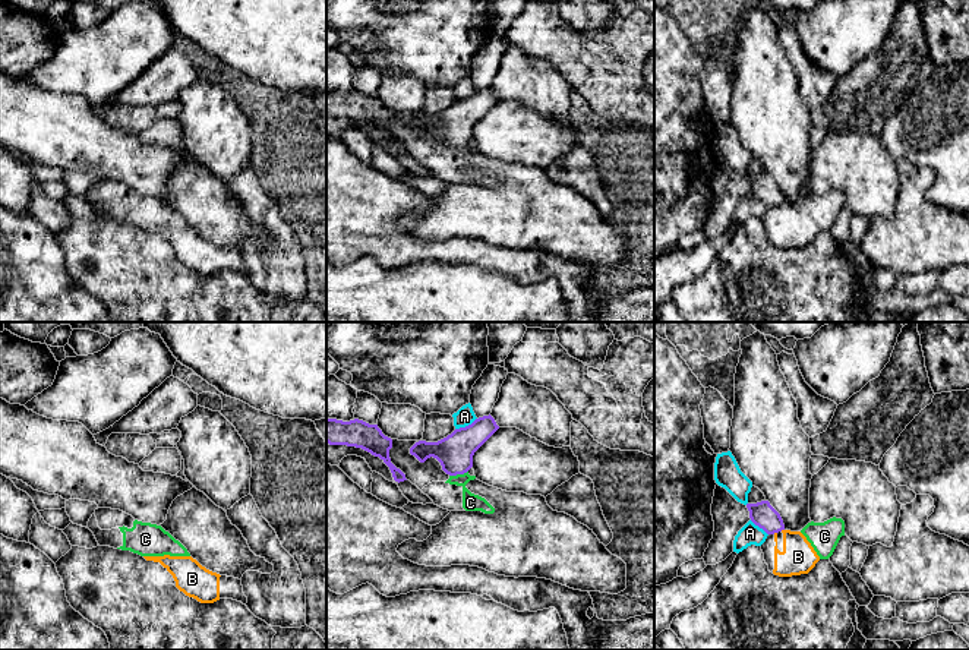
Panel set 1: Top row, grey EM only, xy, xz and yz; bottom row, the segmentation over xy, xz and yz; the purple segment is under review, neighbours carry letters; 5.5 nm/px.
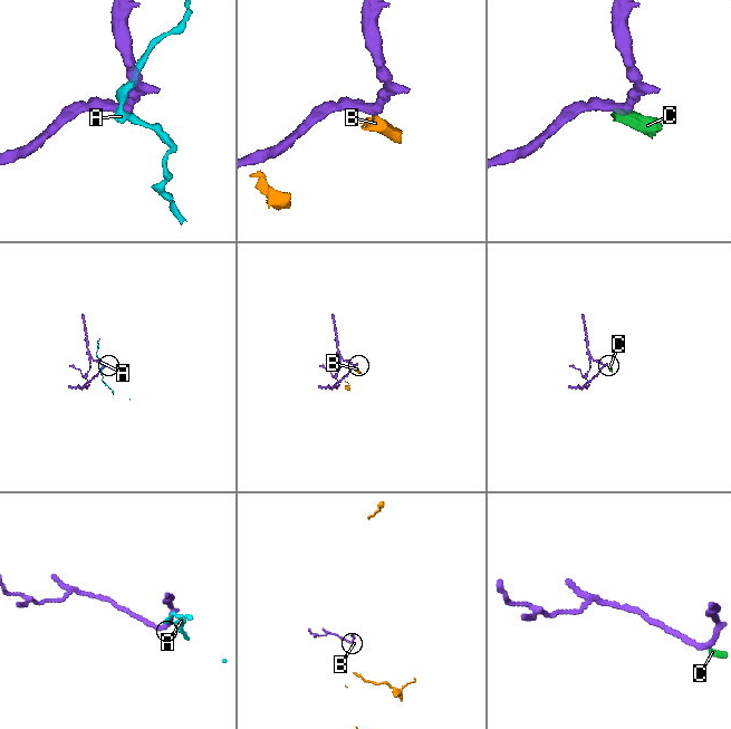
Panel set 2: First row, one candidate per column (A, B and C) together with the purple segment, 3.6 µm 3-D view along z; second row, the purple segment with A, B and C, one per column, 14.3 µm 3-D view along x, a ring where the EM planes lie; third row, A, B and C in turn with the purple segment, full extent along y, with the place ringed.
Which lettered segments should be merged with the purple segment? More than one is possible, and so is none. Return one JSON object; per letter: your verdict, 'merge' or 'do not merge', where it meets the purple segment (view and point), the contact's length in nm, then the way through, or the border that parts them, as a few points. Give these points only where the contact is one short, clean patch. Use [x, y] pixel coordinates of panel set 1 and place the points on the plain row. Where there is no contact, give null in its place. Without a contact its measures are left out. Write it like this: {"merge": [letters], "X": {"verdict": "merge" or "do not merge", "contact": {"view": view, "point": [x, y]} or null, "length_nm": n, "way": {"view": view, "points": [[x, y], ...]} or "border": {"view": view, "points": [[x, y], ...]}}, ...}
{"merge": [], "A": {"verdict": "do not merge", "contact": {"view": "xz", "point": [466, 98]}, "length_nm": 140}, "B": {"verdict": "do not merge", "contact": {"view": "yz", "point": [782, 201]}, "length_nm": 30, "border": {"view": "yz", "points": [[783, 201], [780, 202]]}}, "C": {"verdict": "do not merge", "contact": {"view": "xz", "point": [458, 145]}, "length_nm": 110, "border": {"view": "xz", "points": [[467, 142], [450, 148]]}}}

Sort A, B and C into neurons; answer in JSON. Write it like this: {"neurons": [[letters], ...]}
{"neurons": [["A"], ["B", "C"]]}

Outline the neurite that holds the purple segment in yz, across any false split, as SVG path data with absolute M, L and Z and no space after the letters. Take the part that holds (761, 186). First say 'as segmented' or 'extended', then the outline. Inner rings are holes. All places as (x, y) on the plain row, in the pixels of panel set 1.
as segmented; M768 173L747 176L751 193L763 201L767 206L774 206L785 202L780 186L770 177Z

